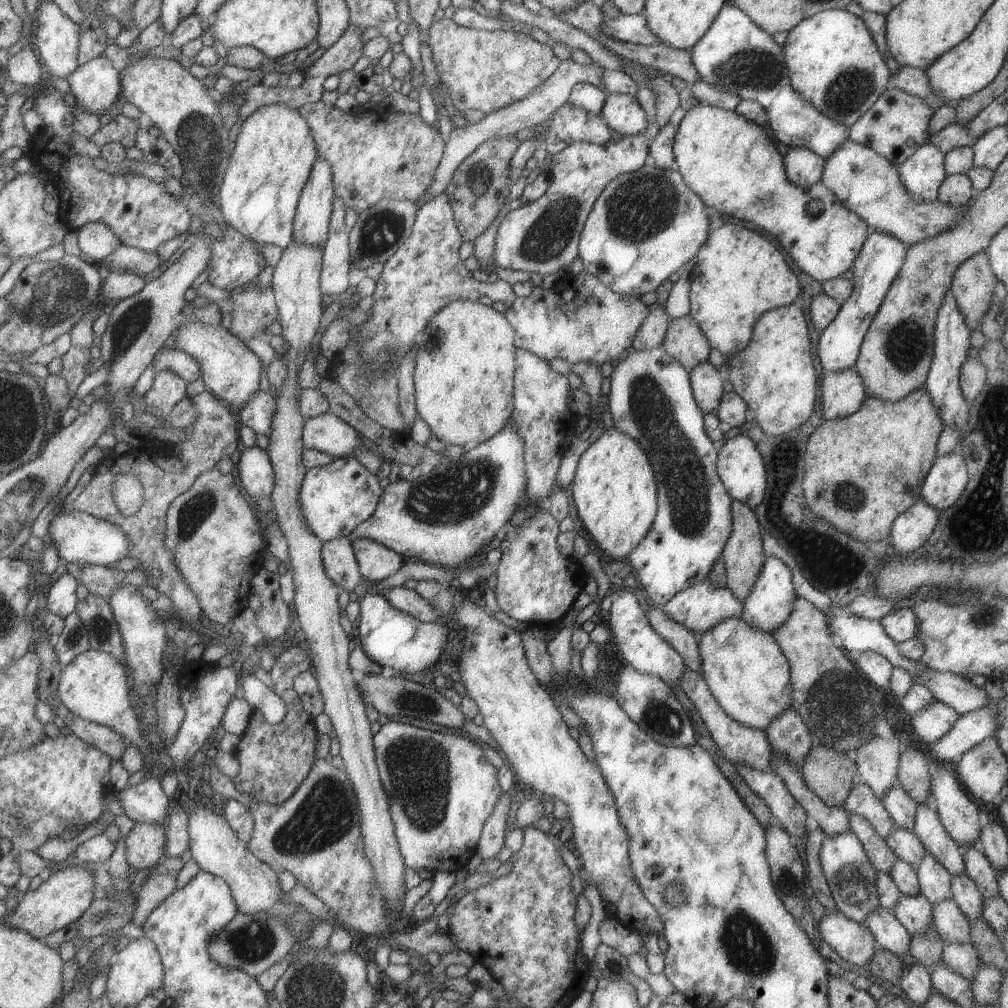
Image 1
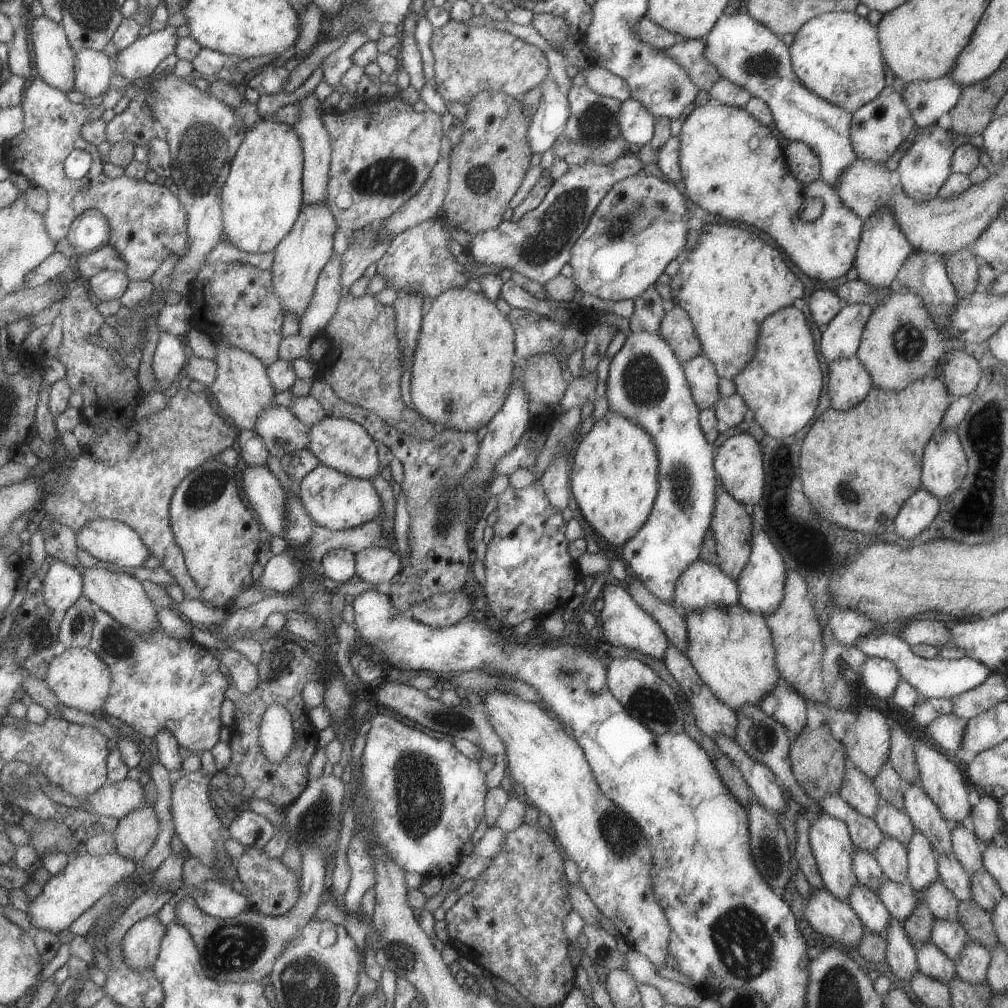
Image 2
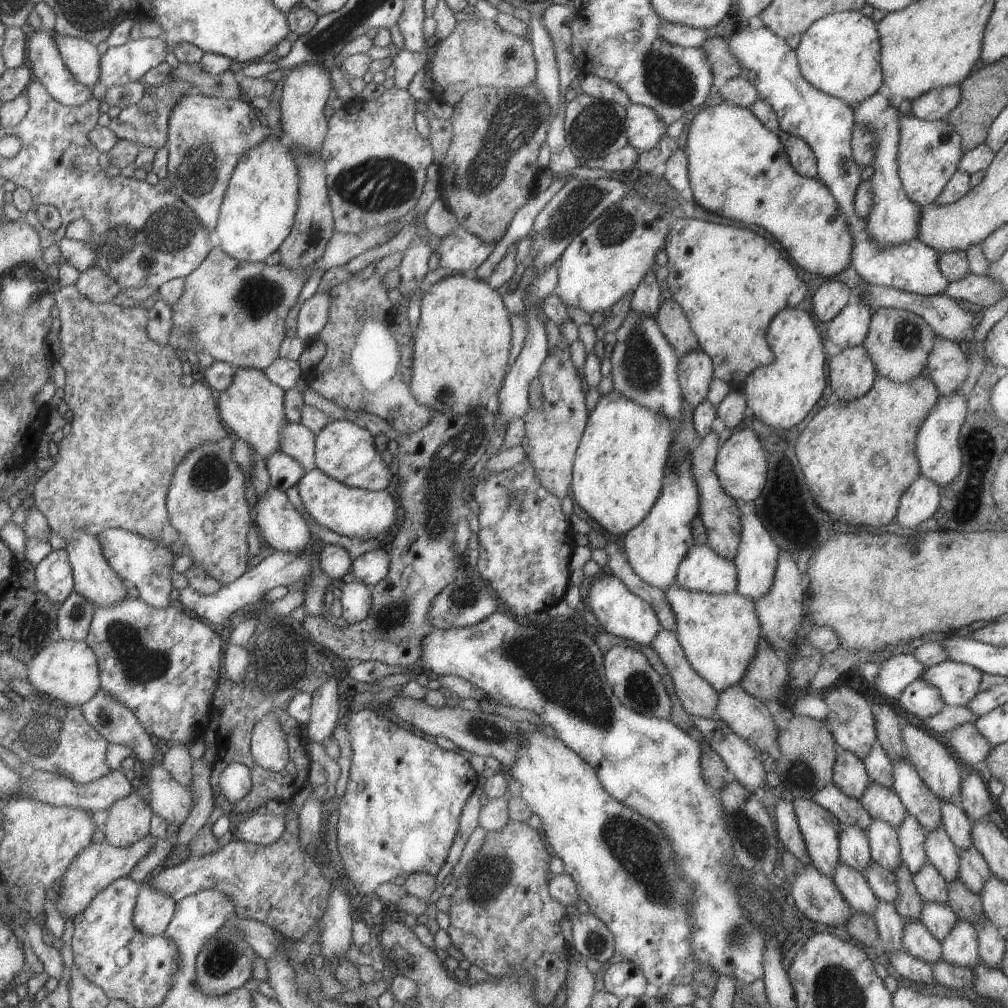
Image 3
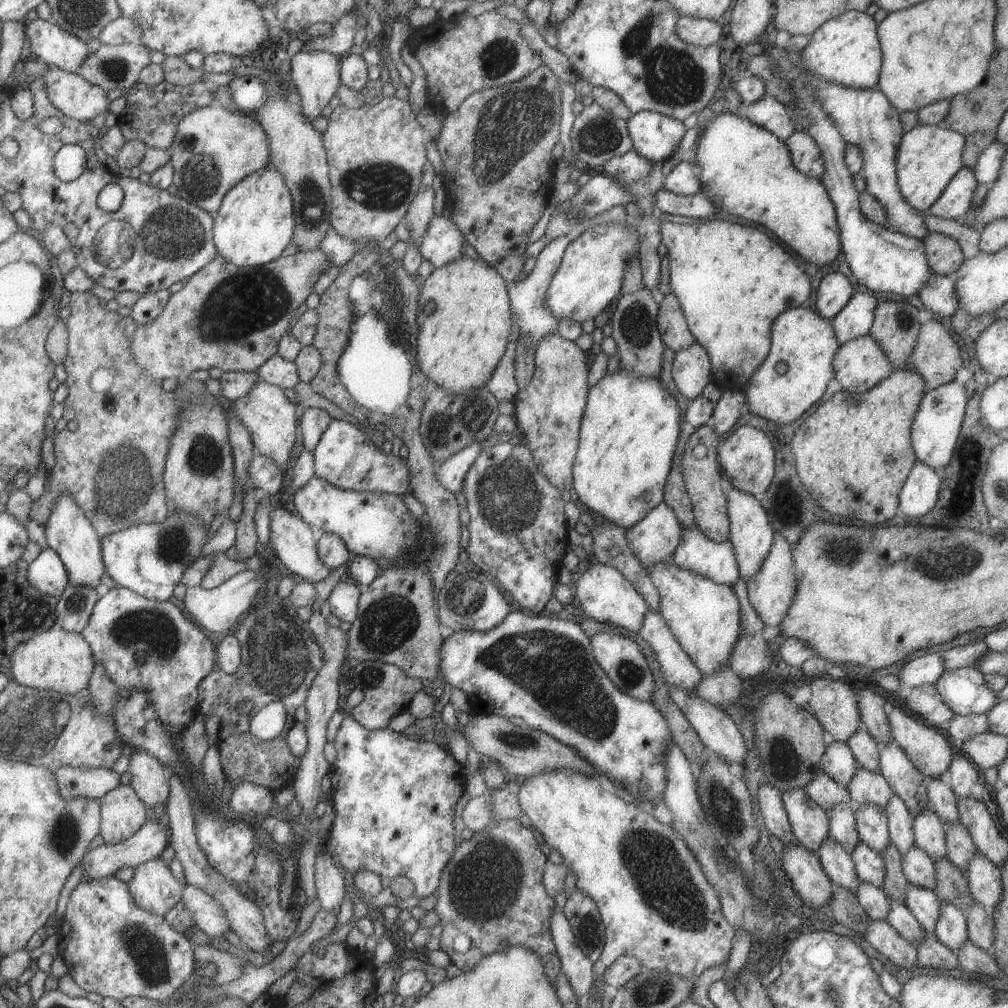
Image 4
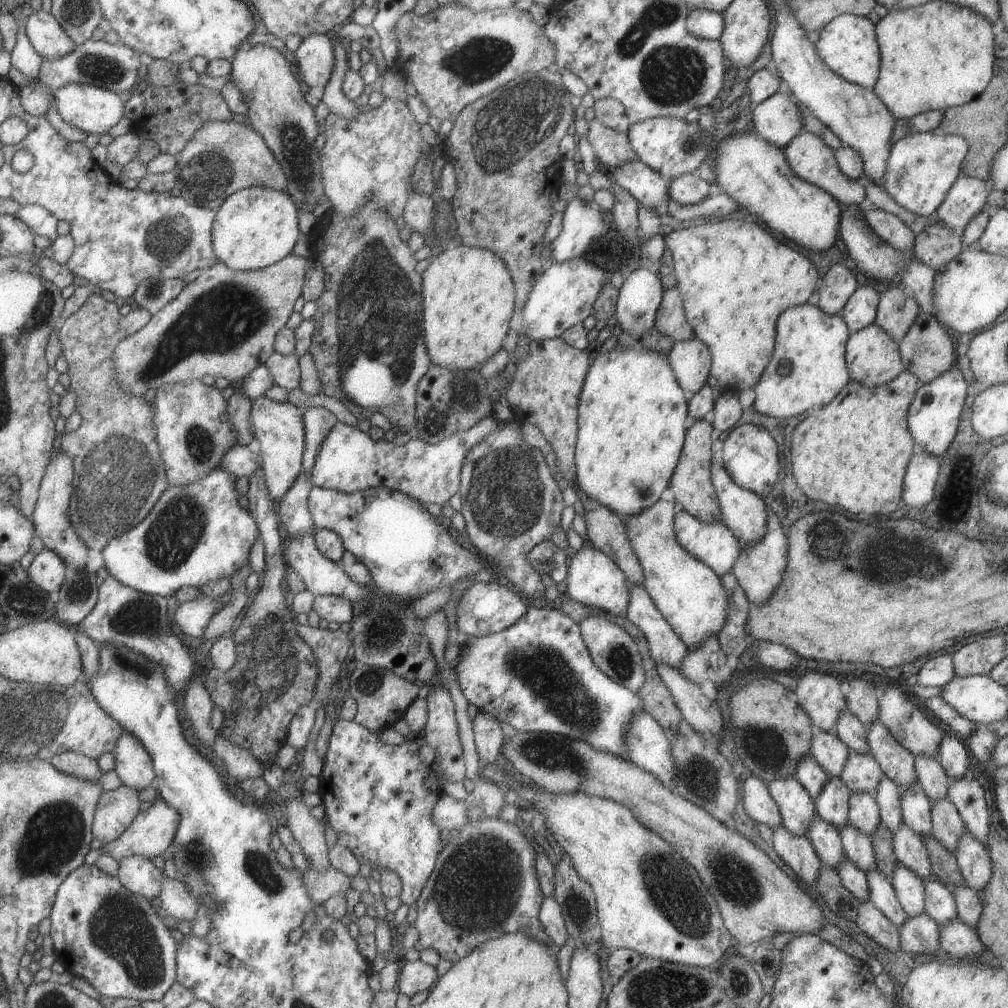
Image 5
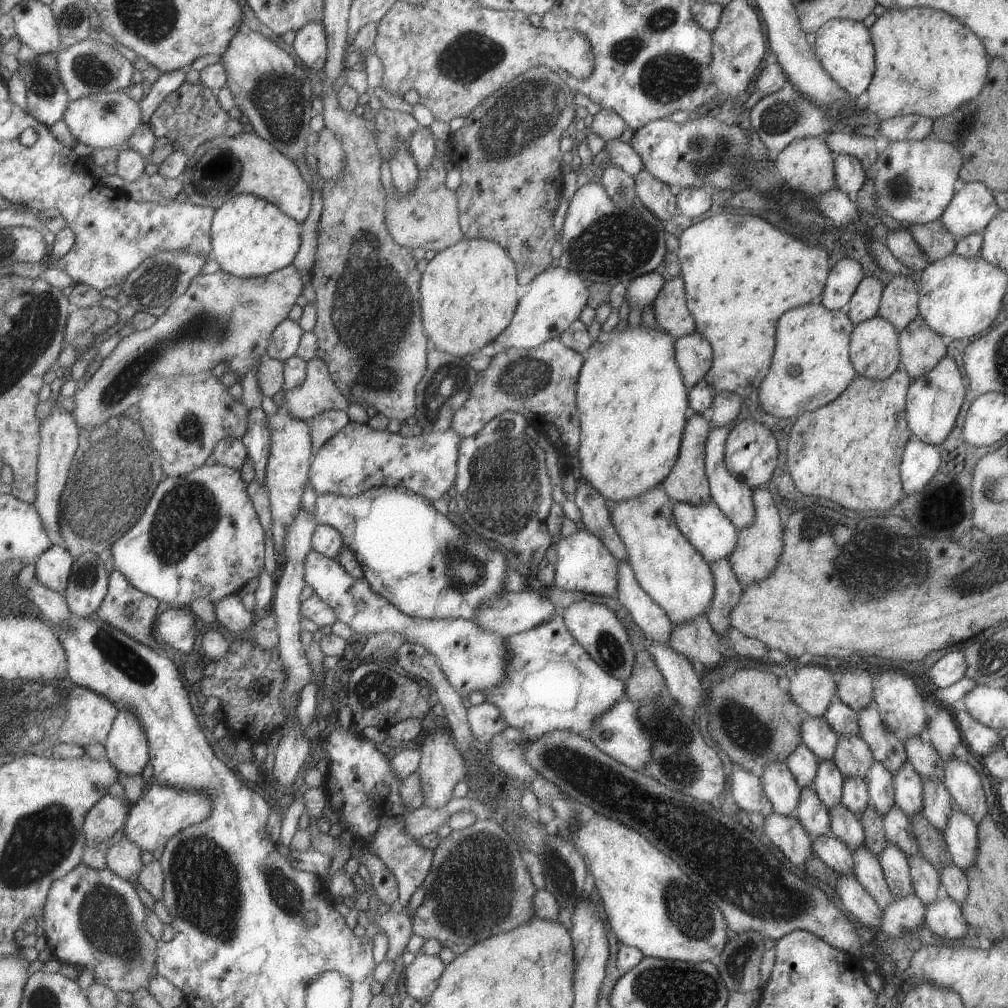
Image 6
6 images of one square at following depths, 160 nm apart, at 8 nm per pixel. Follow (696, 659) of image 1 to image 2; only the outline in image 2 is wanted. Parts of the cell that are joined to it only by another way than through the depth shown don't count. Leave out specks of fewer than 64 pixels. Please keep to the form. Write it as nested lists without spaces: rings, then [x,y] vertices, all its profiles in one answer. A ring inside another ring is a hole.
[[[629,580],[625,585],[633,600],[661,627],[663,634],[668,638],[669,644],[673,645],[680,653],[687,652],[688,638],[685,618],[673,604],[660,601],[653,596],[641,582]]]

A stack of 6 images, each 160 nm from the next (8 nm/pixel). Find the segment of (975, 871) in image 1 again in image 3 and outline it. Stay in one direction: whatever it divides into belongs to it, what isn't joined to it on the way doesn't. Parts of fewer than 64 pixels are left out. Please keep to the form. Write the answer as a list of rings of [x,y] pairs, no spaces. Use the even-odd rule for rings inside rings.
[[[941,801],[941,826],[956,846],[957,850],[973,848],[971,829],[972,820],[956,804]]]

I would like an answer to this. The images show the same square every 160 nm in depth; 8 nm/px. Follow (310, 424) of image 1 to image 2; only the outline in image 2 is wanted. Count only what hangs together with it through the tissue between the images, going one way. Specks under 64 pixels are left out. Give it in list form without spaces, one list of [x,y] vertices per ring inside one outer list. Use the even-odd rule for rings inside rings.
[[[325,415],[319,422],[312,424],[308,427],[306,449],[315,455],[321,465],[357,478],[371,480],[371,477],[379,470],[377,442],[369,436],[369,433],[362,426],[349,419]]]

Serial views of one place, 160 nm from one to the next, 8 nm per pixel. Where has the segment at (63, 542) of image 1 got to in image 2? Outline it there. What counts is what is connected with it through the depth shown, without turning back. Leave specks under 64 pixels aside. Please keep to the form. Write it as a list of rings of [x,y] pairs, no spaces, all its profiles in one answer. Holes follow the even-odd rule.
[[[95,519],[76,534],[80,549],[98,560],[123,568],[143,566],[149,551],[141,535],[127,523],[115,519]]]

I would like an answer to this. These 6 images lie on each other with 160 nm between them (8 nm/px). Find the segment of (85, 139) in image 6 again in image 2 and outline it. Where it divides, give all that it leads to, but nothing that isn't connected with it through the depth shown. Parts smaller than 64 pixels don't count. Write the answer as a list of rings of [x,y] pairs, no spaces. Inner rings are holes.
[[[42,14],[31,20],[29,32],[36,76],[62,91],[74,90],[77,52],[62,23]]]

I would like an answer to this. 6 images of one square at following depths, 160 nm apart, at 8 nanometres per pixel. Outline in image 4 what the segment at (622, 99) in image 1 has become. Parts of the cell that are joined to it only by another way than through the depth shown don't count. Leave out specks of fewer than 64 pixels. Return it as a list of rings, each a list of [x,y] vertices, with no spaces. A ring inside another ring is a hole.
[[[653,111],[630,113],[625,121],[632,148],[639,156],[646,158],[651,163],[662,164],[672,156],[686,131],[681,122]]]

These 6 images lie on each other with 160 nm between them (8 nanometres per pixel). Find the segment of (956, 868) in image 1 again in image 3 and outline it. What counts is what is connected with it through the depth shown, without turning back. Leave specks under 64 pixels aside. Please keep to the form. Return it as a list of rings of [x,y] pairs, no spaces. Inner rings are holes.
[[[905,758],[893,762],[892,770],[892,789],[899,797],[904,809],[926,830],[927,833],[934,831],[941,826],[940,806],[941,800],[937,798],[925,783],[917,776],[915,769],[911,763],[904,762]]]

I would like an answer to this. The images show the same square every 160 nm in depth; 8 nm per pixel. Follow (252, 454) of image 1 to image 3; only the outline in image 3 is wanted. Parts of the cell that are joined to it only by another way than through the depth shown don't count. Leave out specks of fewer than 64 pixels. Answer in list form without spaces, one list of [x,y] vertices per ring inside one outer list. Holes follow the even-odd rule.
[[[267,487],[261,496],[255,498],[255,527],[264,544],[271,546],[275,551],[301,551],[309,545],[311,534],[307,529],[304,518],[289,503],[285,492]]]

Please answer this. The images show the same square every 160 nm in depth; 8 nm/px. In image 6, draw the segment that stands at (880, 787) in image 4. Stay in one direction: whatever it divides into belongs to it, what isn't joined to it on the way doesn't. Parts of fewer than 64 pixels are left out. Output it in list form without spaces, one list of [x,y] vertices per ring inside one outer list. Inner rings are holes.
[[[839,735],[832,762],[844,778],[864,779],[867,768],[871,766],[871,750],[860,736]]]

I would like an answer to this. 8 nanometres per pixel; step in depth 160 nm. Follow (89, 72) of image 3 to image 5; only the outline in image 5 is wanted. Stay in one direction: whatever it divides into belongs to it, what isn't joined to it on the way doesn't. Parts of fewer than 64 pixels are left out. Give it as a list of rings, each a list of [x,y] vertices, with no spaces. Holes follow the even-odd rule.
[[[33,12],[26,21],[27,32],[35,50],[43,58],[56,61],[71,54],[78,45],[51,12]]]

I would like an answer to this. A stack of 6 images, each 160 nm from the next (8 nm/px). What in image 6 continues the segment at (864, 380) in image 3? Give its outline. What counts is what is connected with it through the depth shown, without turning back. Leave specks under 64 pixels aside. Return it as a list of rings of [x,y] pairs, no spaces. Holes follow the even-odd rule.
[[[878,315],[859,322],[851,332],[848,354],[856,375],[871,380],[885,380],[900,368],[898,332],[885,318]]]

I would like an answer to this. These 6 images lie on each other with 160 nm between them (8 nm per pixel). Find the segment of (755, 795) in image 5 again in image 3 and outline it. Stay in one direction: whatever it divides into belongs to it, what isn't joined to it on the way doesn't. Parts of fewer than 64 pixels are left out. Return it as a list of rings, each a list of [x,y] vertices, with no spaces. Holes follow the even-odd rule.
[[[779,800],[776,803],[774,815],[773,824],[782,848],[793,854],[799,865],[809,865],[811,859],[799,832],[792,803]]]

